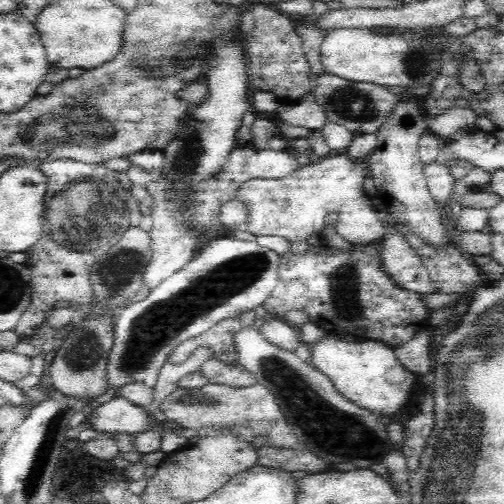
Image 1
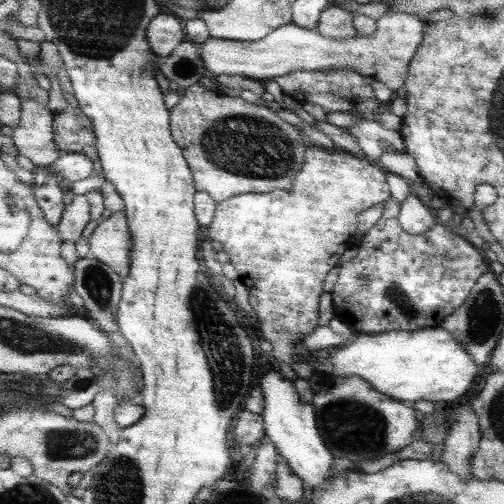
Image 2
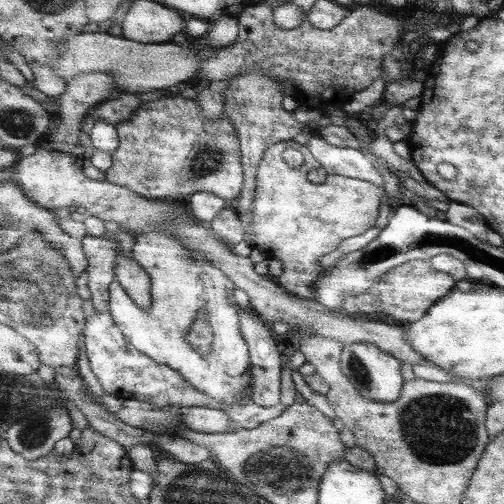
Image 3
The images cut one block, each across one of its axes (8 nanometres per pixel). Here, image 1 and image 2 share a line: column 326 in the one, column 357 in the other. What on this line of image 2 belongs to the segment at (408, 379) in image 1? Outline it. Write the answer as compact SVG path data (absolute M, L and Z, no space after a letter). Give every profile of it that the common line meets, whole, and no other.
M419 328L419 330L391 330L391 332L379 332L379 334L357 334L355 340L345 342L341 348L337 348L331 356L327 356L329 364L331 364L331 378L335 380L343 380L349 376L359 376L361 380L365 380L375 392L381 392L405 406L413 406L417 400L425 400L425 402L451 402L455 400L459 394L463 394L469 384L473 382L475 374L477 374L477 366L471 362L471 356L467 354L467 350L463 348L463 344L459 344L447 330L439 328Z

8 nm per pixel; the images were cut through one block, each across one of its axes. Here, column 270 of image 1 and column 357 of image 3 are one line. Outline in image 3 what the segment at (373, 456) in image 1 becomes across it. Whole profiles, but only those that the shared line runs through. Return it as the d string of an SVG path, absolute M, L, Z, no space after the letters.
M367 342L347 344L341 350L341 372L349 378L349 382L359 392L359 396L375 400L375 402L395 402L399 398L401 386L403 386L399 368L401 368L401 362L397 358L393 358L391 354Z

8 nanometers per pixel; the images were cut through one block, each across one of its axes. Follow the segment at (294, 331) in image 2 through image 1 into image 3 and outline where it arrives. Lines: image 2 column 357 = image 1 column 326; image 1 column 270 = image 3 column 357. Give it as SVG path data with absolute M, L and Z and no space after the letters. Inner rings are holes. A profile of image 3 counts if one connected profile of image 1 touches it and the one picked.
M293 140L271 144L261 156L255 172L255 196L249 206L251 214L251 248L263 248L267 258L277 258L283 266L281 276L275 280L287 294L301 300L313 300L313 286L321 278L321 256L333 252L343 240L355 238L375 226L379 204L387 198L383 188L353 180L337 174L327 174L323 184L311 184L307 174L321 166L311 158L305 146ZM285 150L297 150L303 156L299 168L289 168L281 154Z

